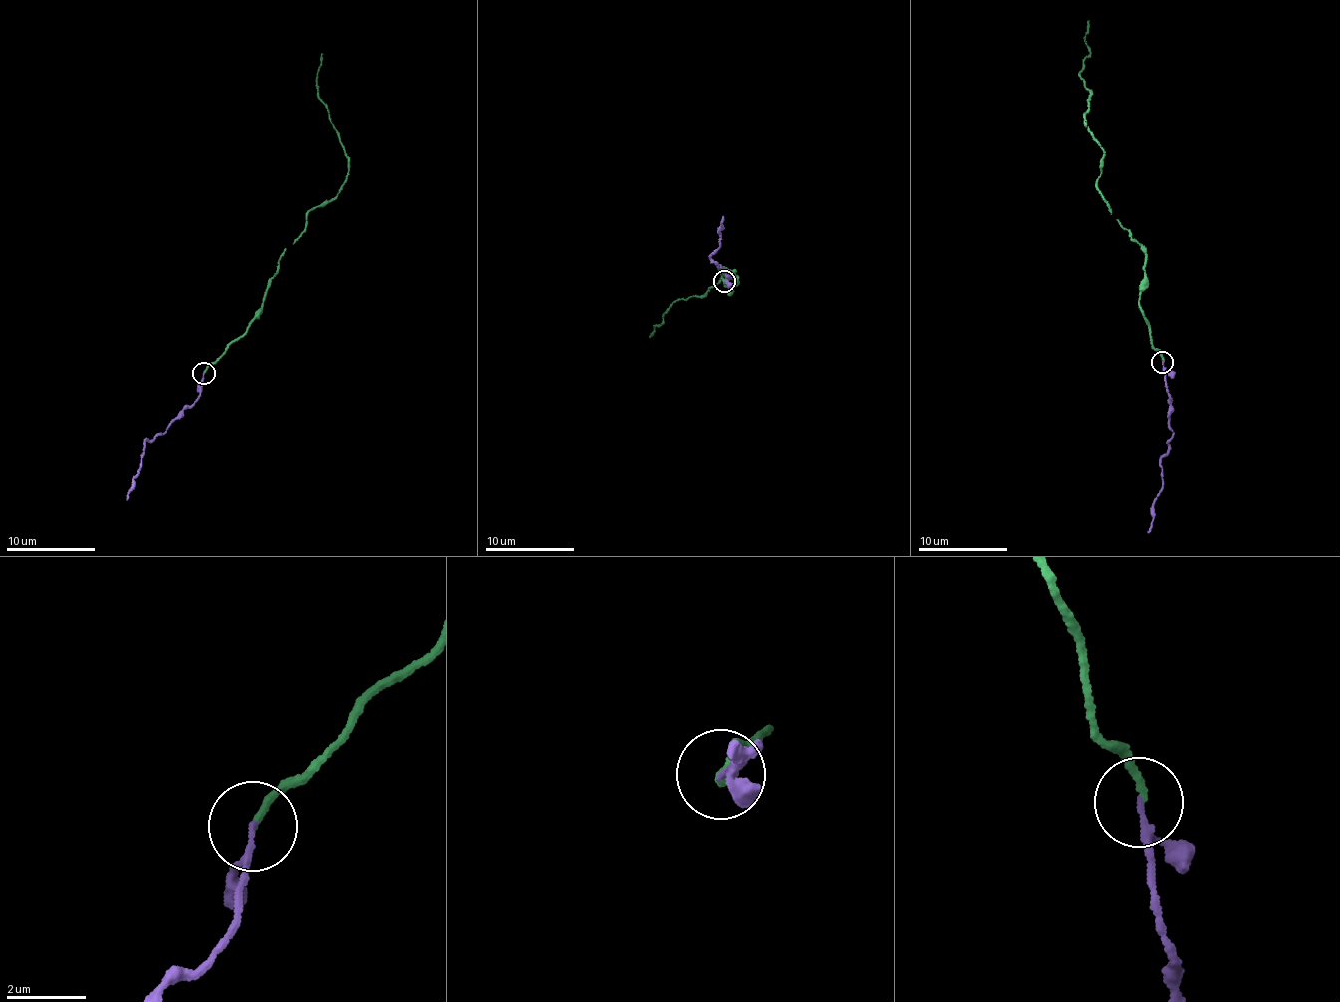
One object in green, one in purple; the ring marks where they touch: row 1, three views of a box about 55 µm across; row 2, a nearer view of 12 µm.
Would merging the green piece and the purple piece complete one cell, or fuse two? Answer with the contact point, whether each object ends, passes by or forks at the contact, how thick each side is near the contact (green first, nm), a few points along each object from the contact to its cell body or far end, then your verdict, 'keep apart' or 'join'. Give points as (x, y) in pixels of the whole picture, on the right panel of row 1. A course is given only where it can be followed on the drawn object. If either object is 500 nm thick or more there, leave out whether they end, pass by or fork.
place (1162, 362); green ends; purple passes by; calibres 190 and 120 nm; course green (1162, 360), (1139, 303), (1143, 250), (1097, 187), (1104, 156), (1087, 126), (1090, 91), (1080, 73), (1090, 21); course purple (1161, 363), (1172, 406), (1168, 419), (1173, 434), (1163, 458), (1161, 489), (1152, 506), (1153, 522), (1147, 532); join

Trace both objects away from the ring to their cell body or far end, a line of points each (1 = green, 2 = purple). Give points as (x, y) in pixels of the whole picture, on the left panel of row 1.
1: (205, 372), (249, 325), (284, 251), (348, 171), (339, 134), (318, 98), (322, 55)
2: (203, 373), (198, 399), (165, 432), (145, 441), (141, 469), (133, 478), (128, 499)

